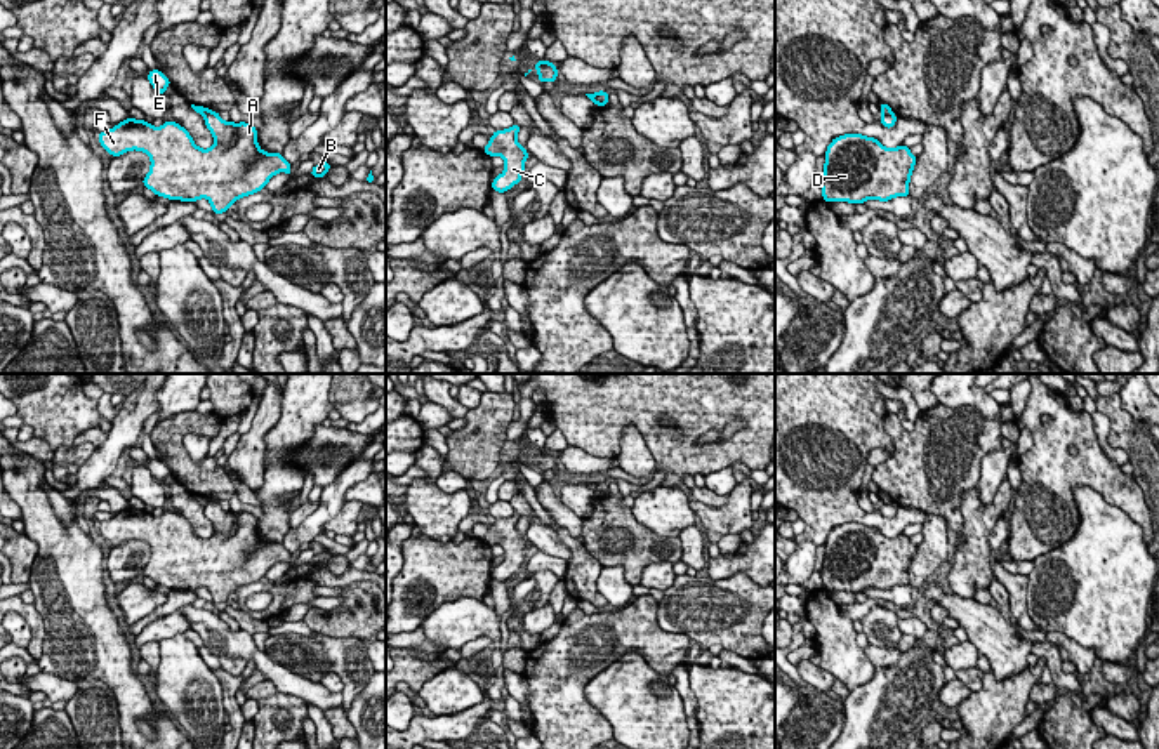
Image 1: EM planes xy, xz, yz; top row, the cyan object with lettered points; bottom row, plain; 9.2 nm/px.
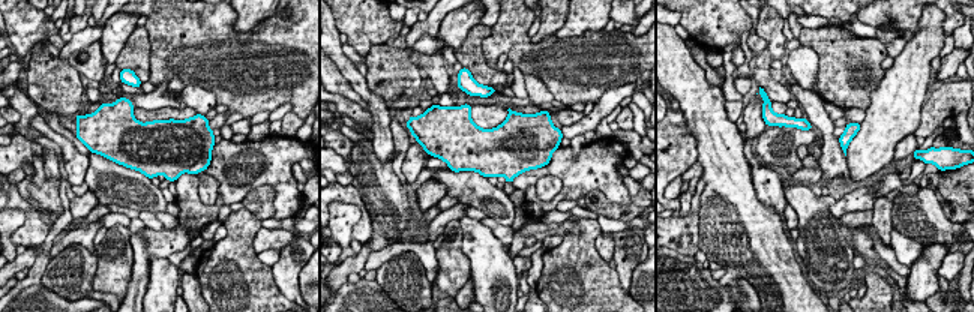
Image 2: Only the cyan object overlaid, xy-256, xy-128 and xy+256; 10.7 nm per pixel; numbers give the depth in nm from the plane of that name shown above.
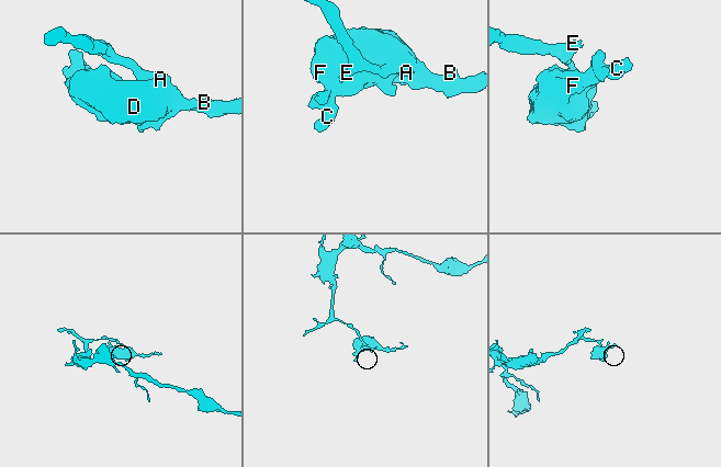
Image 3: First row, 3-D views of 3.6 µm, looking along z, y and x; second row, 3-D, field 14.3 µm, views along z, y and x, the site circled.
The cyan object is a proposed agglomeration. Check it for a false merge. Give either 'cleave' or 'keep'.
cleave

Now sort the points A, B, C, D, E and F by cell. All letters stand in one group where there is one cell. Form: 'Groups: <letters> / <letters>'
Groups: A B C D F / E

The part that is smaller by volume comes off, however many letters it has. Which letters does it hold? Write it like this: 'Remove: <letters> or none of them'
Remove: A, B, C, D, F

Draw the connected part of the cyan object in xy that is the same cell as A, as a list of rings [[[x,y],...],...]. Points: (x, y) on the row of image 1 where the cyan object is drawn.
[[[217,111],[205,116],[205,125],[214,136],[209,149],[198,148],[176,122],[153,127],[144,120],[127,118],[97,139],[111,156],[132,149],[148,153],[151,167],[142,184],[156,196],[181,202],[207,198],[214,214],[261,191],[278,172],[292,176],[283,155],[259,148],[254,125],[224,122]]]

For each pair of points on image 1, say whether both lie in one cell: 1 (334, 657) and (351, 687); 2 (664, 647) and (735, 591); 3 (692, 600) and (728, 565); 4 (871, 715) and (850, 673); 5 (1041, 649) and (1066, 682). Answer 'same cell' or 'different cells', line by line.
1: same cell
2: different cells
3: different cells
4: different cells
5: same cell

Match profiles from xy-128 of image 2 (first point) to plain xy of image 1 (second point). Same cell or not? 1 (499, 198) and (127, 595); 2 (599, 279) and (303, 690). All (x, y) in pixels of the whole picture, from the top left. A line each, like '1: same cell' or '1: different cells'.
1: different cells
2: different cells

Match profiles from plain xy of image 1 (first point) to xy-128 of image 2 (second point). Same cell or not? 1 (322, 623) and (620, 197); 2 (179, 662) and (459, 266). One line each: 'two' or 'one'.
1: two
2: two

